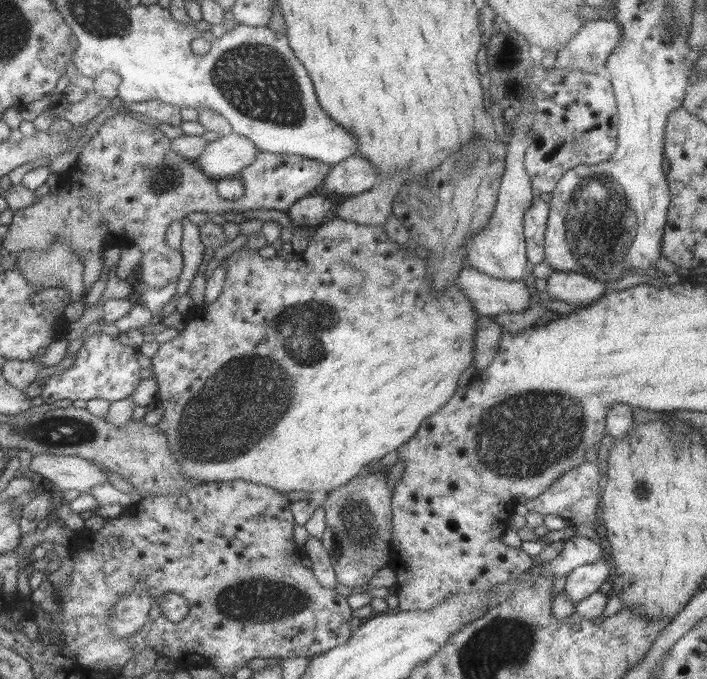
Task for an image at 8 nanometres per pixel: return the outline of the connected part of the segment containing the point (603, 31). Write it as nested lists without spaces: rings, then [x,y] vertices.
[[[590,19],[578,29],[566,44],[564,50],[560,50],[555,59],[555,68],[564,70],[582,70],[584,72],[603,72],[606,59],[612,54],[612,50],[621,39],[621,26],[611,19]]]

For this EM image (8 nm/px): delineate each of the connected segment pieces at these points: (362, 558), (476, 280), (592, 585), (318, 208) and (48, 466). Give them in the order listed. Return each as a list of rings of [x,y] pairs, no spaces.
[[[365,473],[357,475],[349,483],[327,493],[327,499],[323,502],[327,528],[324,530],[321,541],[332,561],[338,583],[351,589],[355,586],[366,585],[374,578],[374,574],[380,568],[391,564],[391,540],[394,531],[391,493],[392,491],[388,489],[386,483],[386,475],[375,473],[372,475]]]
[[[472,266],[458,274],[456,284],[480,316],[496,319],[500,314],[522,313],[533,304],[523,280],[492,278]]]
[[[604,558],[577,566],[569,572],[564,591],[575,604],[584,600],[589,594],[598,591],[604,582],[611,579],[611,567],[612,564],[608,564]]]
[[[307,194],[289,208],[289,218],[293,225],[304,228],[318,227],[322,224],[320,222],[331,213],[330,210],[332,203],[326,195]]]
[[[32,454],[27,472],[36,472],[52,481],[60,490],[77,490],[88,493],[94,486],[110,482],[108,476],[99,465],[70,455]]]

